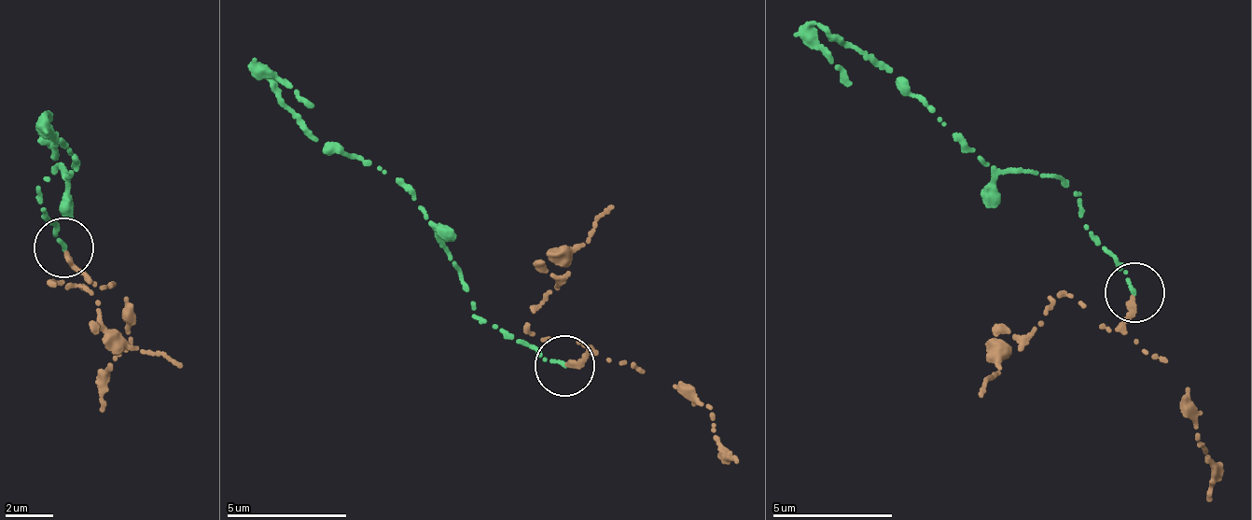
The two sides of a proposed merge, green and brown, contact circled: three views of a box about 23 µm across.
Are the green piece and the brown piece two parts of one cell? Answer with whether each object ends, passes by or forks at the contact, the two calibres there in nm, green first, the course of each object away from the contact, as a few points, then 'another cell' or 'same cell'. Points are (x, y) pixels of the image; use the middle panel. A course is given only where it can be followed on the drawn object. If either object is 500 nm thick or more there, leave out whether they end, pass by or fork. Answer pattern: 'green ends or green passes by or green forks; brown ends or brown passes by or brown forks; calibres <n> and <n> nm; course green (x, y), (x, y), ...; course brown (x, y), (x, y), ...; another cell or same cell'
green ends; brown ends; calibres 160 and 260 nm; course green (563, 367), (483, 319), (454, 268), (437, 226), (407, 184), (327, 145), (274, 83), (289, 83), (312, 105); course brown (565, 363), (589, 347), (578, 338), (541, 342), (524, 324), (556, 288), (569, 269), (564, 254), (612, 209); another cell

